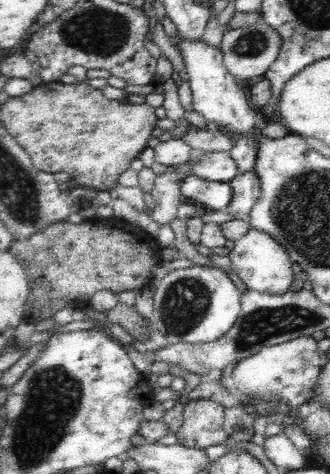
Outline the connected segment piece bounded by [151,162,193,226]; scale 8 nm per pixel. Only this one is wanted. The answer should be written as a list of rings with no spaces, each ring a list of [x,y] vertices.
[[[186,162],[157,176],[151,192],[155,199],[151,216],[160,226],[170,226],[170,222],[177,217],[178,206],[182,204],[182,180],[192,176],[192,169],[191,164]]]

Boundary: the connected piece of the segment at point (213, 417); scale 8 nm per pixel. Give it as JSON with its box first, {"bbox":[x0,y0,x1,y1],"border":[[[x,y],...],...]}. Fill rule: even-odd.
{"bbox":[175,399,228,449],"border":[[[198,399],[183,405],[182,426],[175,430],[178,444],[190,449],[206,449],[223,444],[228,436],[223,427],[225,408],[210,399]]]}

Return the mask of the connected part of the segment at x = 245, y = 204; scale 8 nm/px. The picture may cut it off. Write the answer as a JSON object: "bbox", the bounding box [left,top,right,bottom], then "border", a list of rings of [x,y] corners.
{"bbox":[224,170,260,219],"border":[[[248,170],[244,174],[238,174],[232,181],[232,198],[231,204],[224,210],[232,218],[248,219],[249,212],[260,198],[260,179],[253,170]]]}

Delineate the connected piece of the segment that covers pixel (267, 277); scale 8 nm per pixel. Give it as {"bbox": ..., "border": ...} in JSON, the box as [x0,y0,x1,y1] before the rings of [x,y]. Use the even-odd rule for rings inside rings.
{"bbox":[229,228,294,295],"border":[[[250,228],[242,238],[235,242],[234,248],[230,250],[229,257],[231,268],[236,271],[248,289],[279,295],[286,292],[294,280],[294,272],[292,271],[294,261],[289,257],[284,246],[266,233],[254,228]]]}

